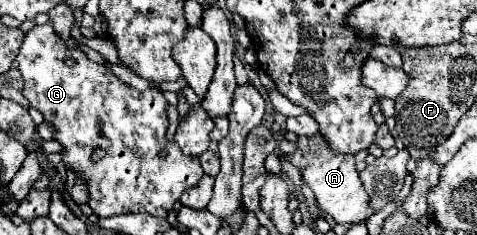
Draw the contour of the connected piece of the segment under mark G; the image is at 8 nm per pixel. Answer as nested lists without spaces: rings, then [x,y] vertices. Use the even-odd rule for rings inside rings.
[[[52,22],[44,26],[34,26],[16,56],[18,70],[24,78],[24,96],[32,108],[42,112],[44,122],[54,126],[54,140],[62,144],[62,162],[70,168],[76,178],[84,178],[88,186],[88,206],[98,218],[108,218],[118,212],[148,212],[154,218],[168,218],[168,212],[178,202],[186,188],[198,186],[204,170],[198,156],[184,156],[176,142],[166,140],[166,106],[162,92],[156,88],[138,92],[114,76],[106,66],[92,62],[81,49],[68,48],[64,40],[54,32]],[[66,58],[74,60],[74,66],[64,64]],[[96,148],[104,150],[104,158],[92,160]],[[168,148],[168,156],[160,158],[158,152]]]

